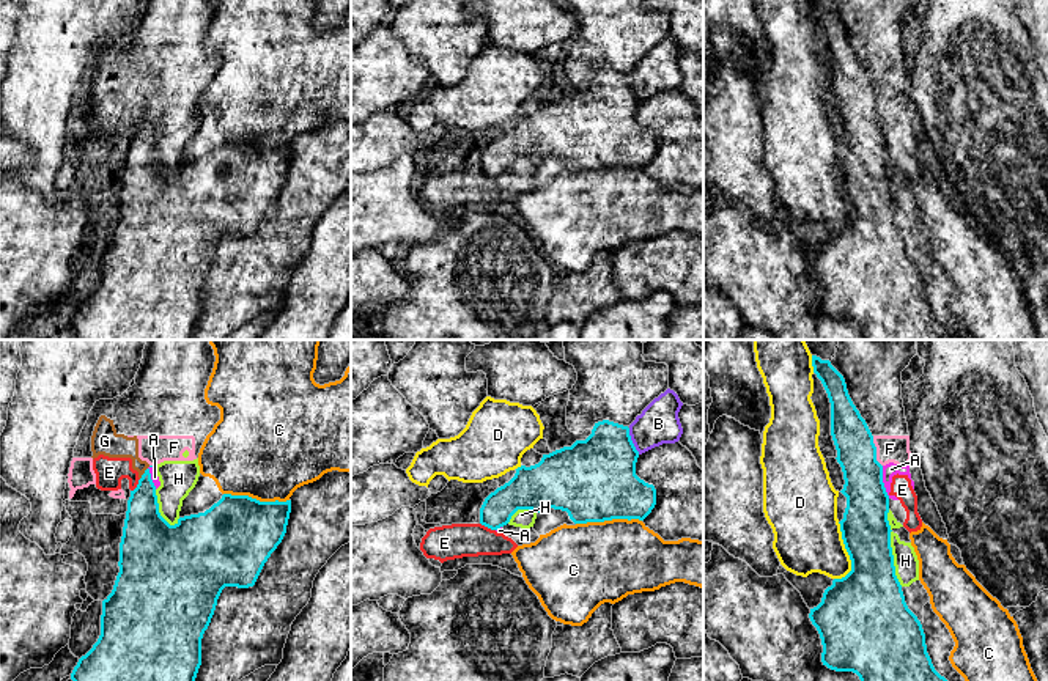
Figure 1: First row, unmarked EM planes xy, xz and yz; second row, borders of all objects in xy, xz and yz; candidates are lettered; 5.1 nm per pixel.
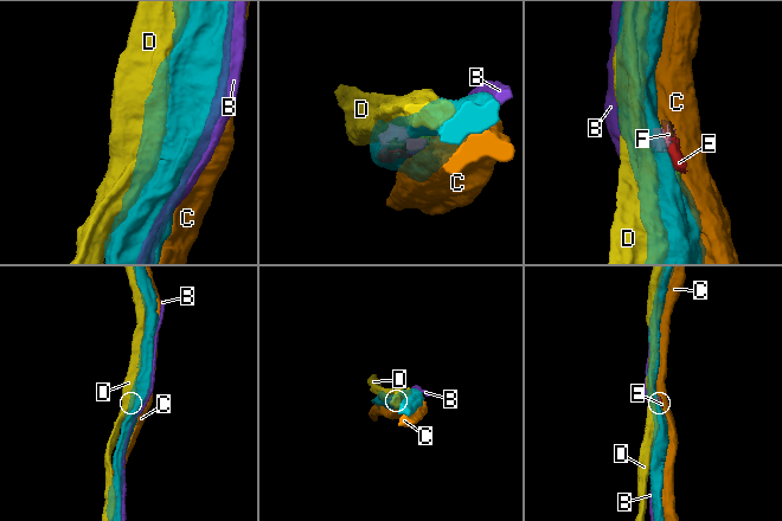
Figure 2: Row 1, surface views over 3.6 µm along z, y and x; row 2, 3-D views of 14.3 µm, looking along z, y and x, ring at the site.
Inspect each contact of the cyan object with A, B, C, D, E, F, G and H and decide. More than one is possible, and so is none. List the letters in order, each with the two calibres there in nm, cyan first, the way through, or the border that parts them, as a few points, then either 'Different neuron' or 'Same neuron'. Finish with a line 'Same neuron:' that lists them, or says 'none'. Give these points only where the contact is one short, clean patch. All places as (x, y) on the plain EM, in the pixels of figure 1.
A: Thickness 240 nm (cyan) against 70 nm. Boundary: yz (881, 114), (881, 129), (889, 145). Different neuron
B: Thickness 380 nm (cyan) against 200 nm. Different neuron
C: Thickness 400 nm (cyan) against 480 nm. Different neuron
D: Thickness 340 nm (cyan) against 340 nm. Different neuron
E: Thickness 180 nm (cyan) against 180 nm. Boundary: xz (480, 170), (494, 178). Different neuron
F: Thickness 200 nm (cyan) against 140 nm. Boundary: yz (872, 84), (875, 107), (881, 114). Different neuron
G: Thickness 190 nm (cyan) against 140 nm. Boundary: xy (150, 114), (140, 126). Different neuron
H: Thickness 300 nm (cyan) against 130 nm. Different neuron
Same neuron: none

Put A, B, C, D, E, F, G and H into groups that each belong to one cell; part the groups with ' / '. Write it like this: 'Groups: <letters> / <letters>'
Groups: A E F G H / B / C / D

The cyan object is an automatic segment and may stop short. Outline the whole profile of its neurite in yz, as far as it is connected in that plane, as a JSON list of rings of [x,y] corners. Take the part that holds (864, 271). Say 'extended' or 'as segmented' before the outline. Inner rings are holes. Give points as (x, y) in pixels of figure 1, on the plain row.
as segmented; [[[812,3],[812,14],[831,50],[831,83],[845,127],[840,140],[847,145],[839,171],[851,208],[851,219],[834,226],[821,250],[809,261],[821,286],[821,310],[836,319],[856,321],[864,340],[958,340],[935,318],[922,272],[908,256],[895,223],[892,178],[887,168],[889,143],[883,131],[883,113],[876,109],[873,83],[853,52],[843,24],[829,8],[817,3]]]

